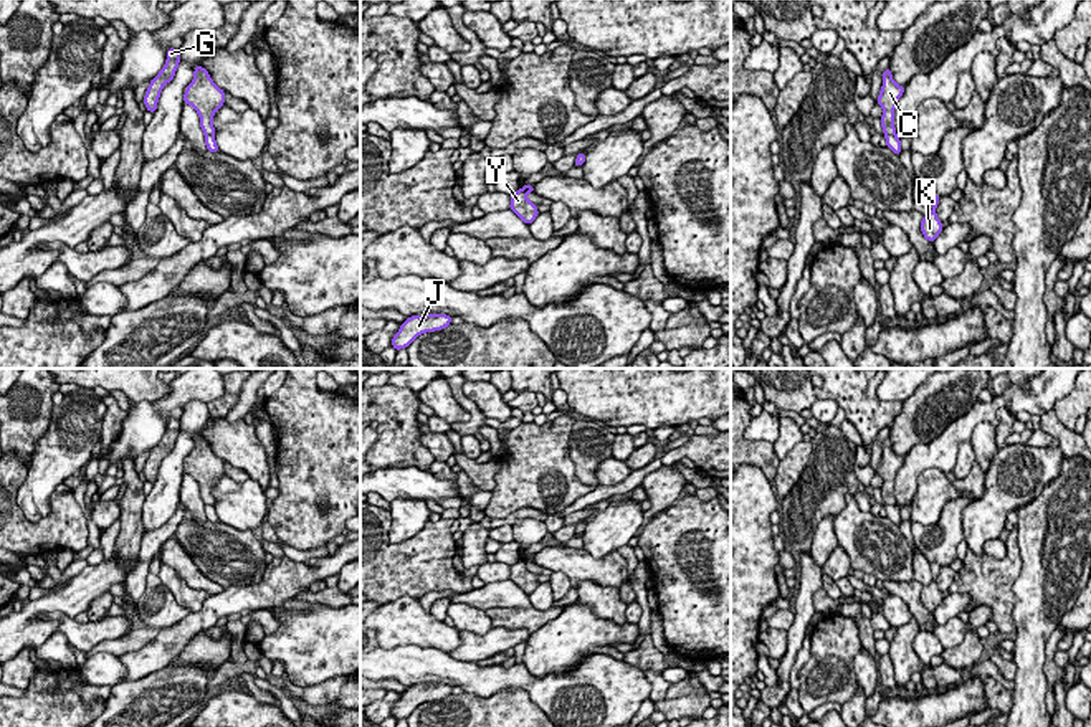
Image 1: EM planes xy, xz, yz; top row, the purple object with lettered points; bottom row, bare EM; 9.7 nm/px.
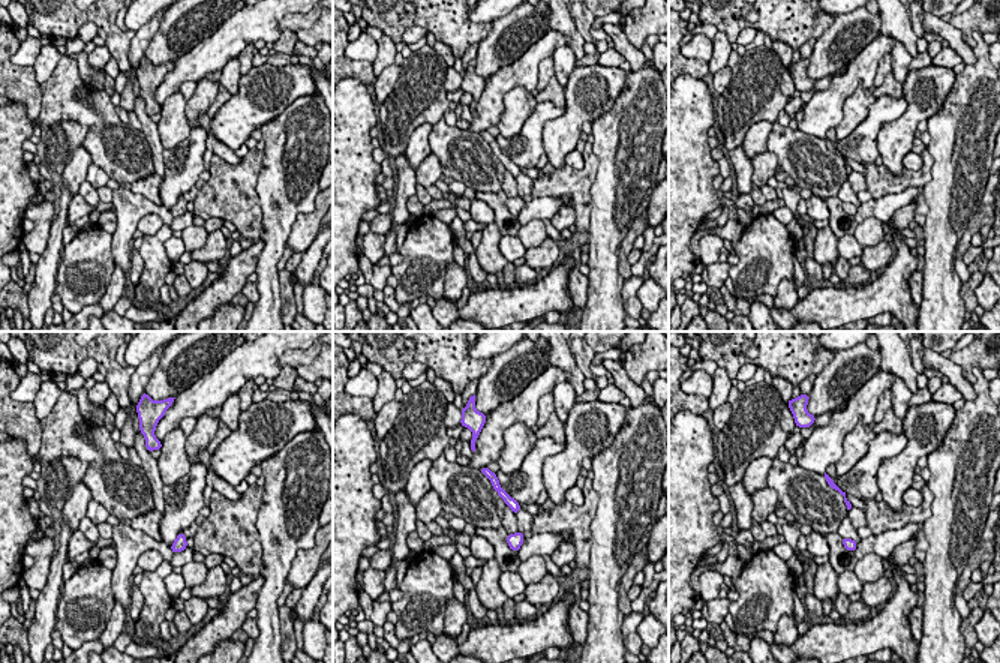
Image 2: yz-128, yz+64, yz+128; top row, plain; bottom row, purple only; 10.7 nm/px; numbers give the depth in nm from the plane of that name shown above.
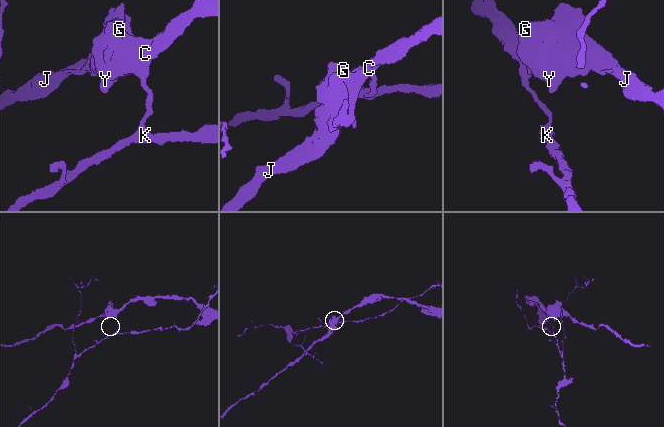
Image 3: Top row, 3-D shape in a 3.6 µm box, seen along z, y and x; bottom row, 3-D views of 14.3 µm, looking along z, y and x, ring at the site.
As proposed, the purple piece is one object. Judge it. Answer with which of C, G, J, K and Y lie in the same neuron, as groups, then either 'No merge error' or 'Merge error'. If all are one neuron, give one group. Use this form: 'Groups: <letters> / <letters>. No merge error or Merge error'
Groups: C G J Y / K. Merge error

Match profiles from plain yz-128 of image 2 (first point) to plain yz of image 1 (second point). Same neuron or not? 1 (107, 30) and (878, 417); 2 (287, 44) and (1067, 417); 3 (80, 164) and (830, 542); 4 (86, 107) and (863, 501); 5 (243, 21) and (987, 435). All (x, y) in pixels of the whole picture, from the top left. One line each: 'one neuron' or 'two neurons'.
1: one neuron
2: two neurons
3: one neuron
4: two neurons
5: two neurons

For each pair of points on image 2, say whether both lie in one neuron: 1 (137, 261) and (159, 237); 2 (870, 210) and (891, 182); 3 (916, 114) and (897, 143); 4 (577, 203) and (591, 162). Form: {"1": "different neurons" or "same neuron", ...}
{"1": "different neurons", "2": "different neurons", "3": "same neuron", "4": "same neuron"}

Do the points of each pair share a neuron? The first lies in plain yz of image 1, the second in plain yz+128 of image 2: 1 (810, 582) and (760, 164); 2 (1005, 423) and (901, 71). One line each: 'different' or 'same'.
1: different
2: different

